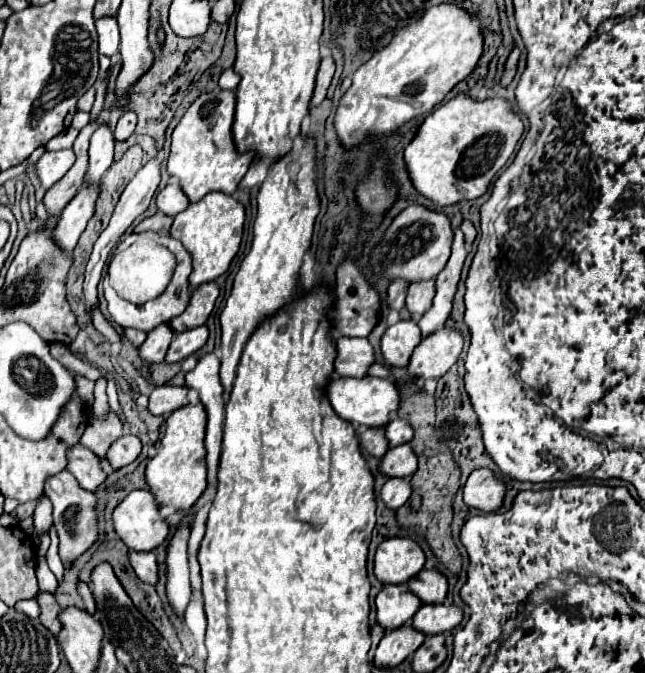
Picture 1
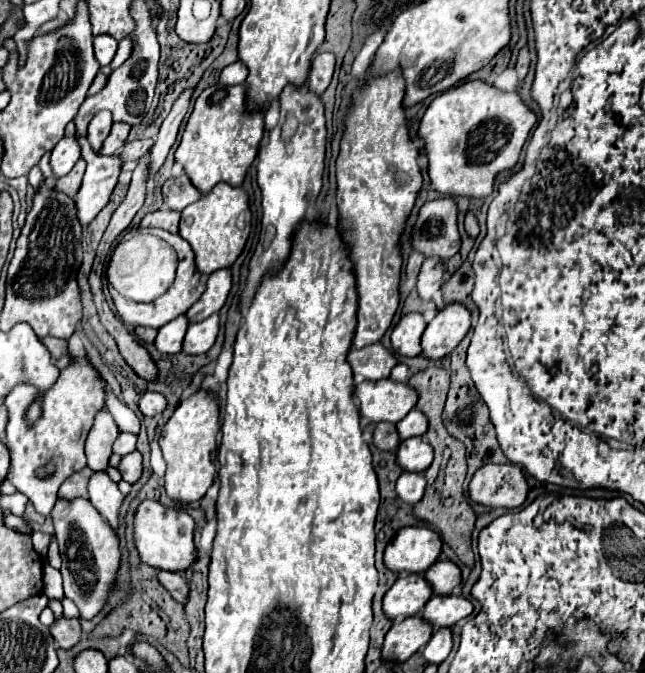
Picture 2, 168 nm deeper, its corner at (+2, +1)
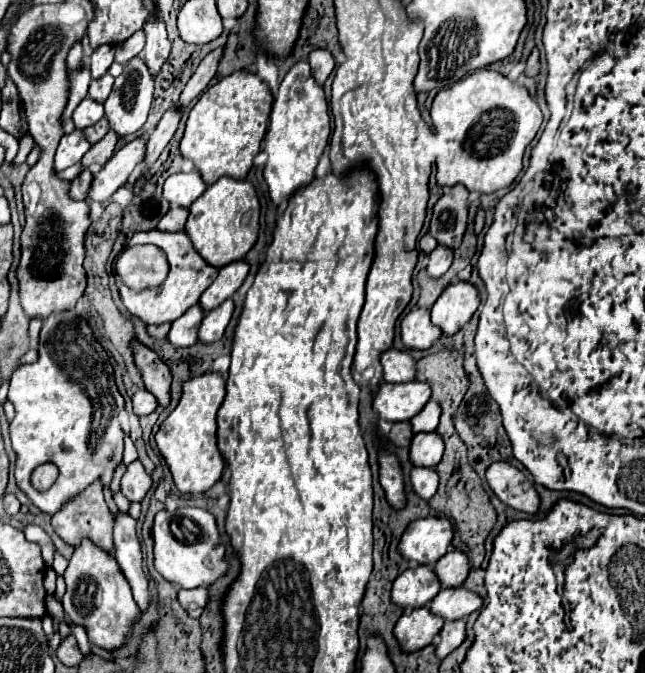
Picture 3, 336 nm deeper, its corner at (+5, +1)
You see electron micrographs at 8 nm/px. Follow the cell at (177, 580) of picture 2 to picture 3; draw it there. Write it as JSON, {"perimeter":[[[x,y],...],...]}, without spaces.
{"perimeter":[[[198,586],[192,590],[178,590],[178,602],[182,604],[182,608],[192,616],[192,618],[200,618],[202,608],[208,600],[208,590],[206,586]]]}

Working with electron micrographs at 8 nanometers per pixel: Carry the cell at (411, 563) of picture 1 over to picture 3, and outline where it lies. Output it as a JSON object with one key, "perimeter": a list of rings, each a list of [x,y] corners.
{"perimeter":[[[430,516],[408,524],[400,538],[398,554],[410,564],[434,566],[434,562],[438,562],[446,554],[450,542],[452,542],[450,520]]]}

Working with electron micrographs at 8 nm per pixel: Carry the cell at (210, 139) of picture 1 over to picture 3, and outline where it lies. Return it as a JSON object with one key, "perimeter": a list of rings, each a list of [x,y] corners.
{"perimeter":[[[234,72],[214,86],[210,86],[190,110],[186,120],[180,152],[192,160],[206,186],[212,186],[218,178],[230,176],[244,180],[252,168],[254,156],[260,152],[260,142],[268,128],[268,116],[272,108],[272,94],[262,78],[250,72]]]}

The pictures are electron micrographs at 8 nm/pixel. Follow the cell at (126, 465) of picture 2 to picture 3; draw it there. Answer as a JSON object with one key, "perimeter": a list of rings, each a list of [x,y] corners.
{"perimeter":[[[134,460],[132,464],[128,464],[128,468],[126,468],[124,476],[122,476],[122,482],[120,482],[122,494],[128,500],[140,502],[146,496],[146,492],[148,492],[150,486],[152,486],[152,480],[144,472],[144,466],[140,464],[140,460]]]}

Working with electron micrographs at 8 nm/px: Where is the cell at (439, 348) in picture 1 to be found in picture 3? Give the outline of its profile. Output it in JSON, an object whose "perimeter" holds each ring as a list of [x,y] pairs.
{"perimeter":[[[450,284],[430,310],[432,324],[442,330],[442,336],[454,336],[472,318],[478,304],[478,292],[472,284]]]}

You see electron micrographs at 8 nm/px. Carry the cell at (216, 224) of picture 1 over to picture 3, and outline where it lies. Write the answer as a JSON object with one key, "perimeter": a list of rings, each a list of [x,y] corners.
{"perimeter":[[[220,178],[216,184],[208,186],[204,194],[188,208],[186,234],[190,236],[198,254],[214,268],[222,268],[230,262],[242,260],[246,252],[254,246],[258,236],[260,204],[256,190],[246,180]]]}

